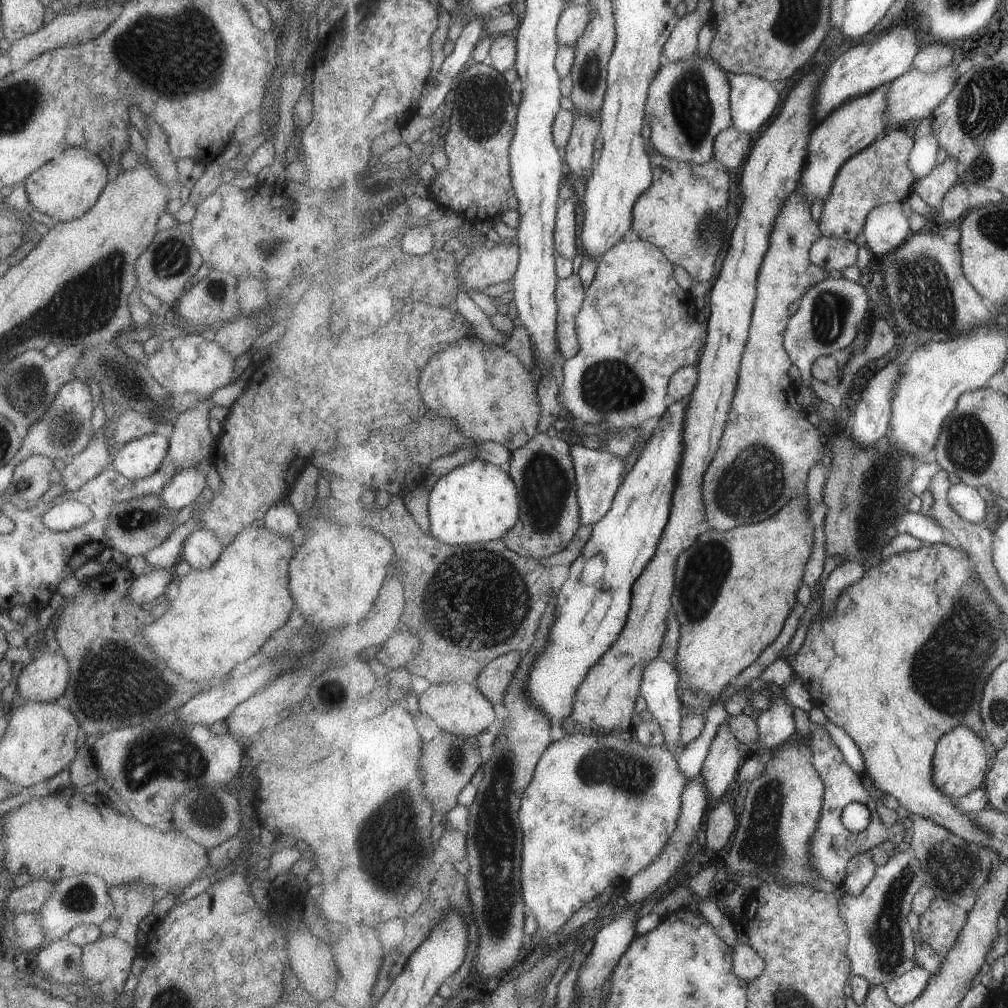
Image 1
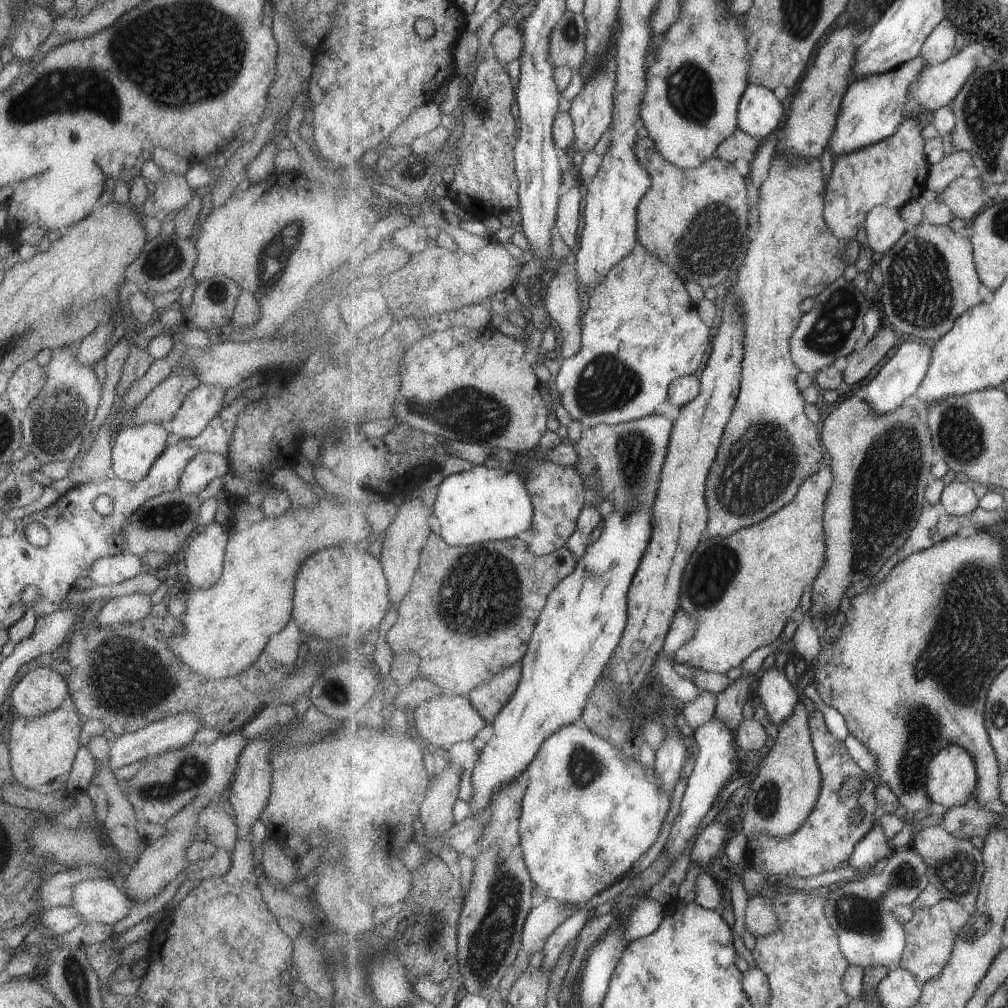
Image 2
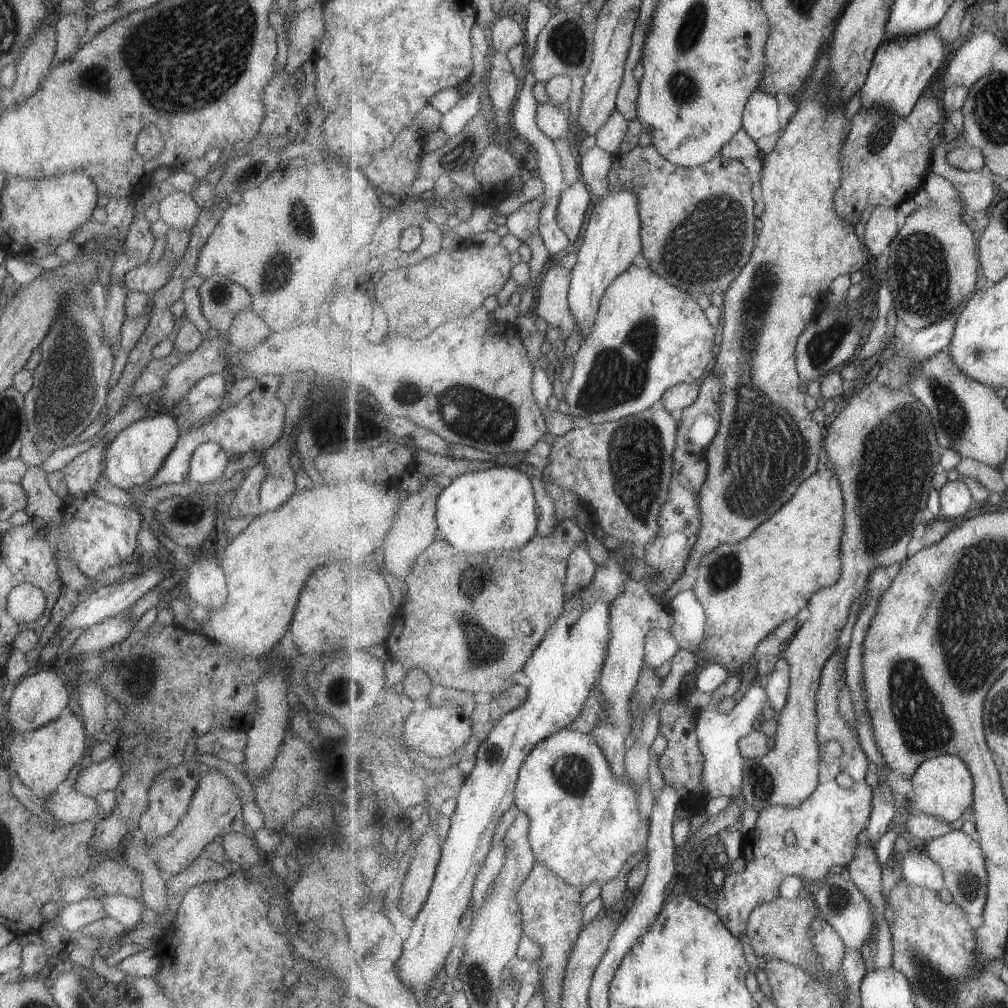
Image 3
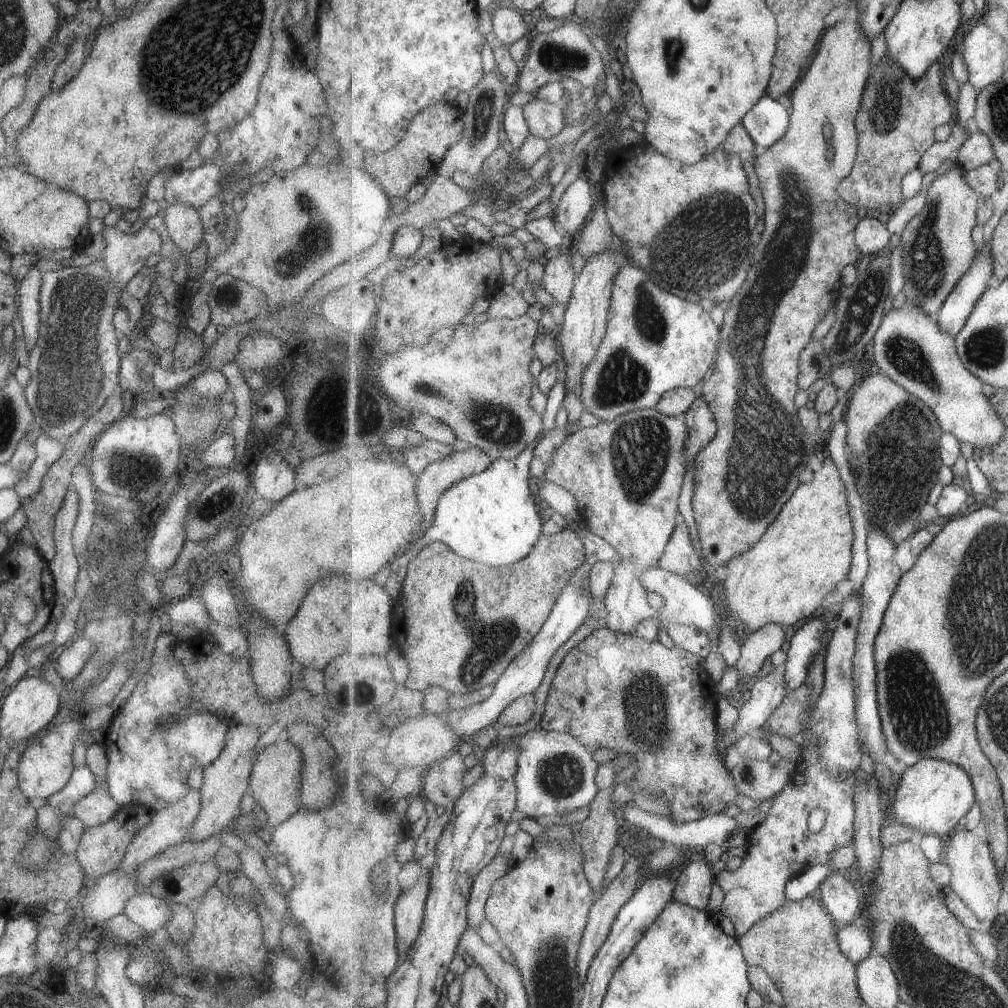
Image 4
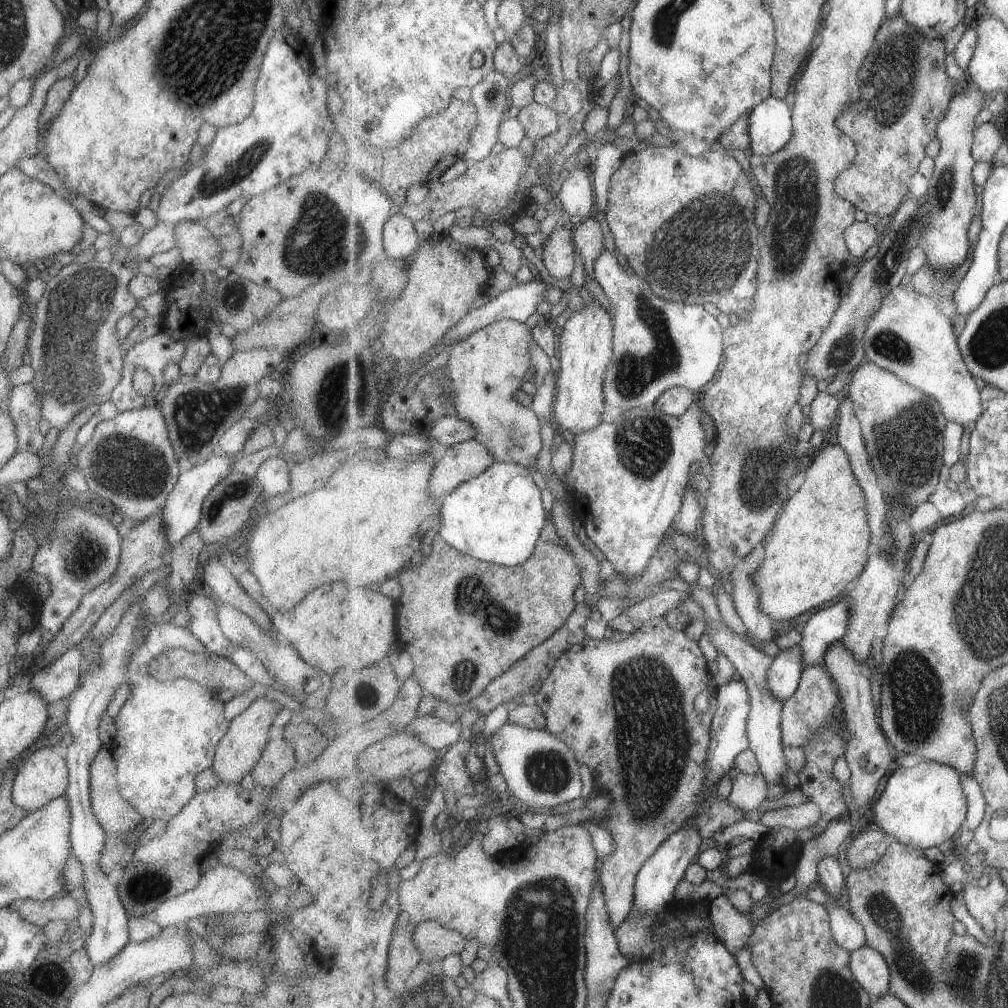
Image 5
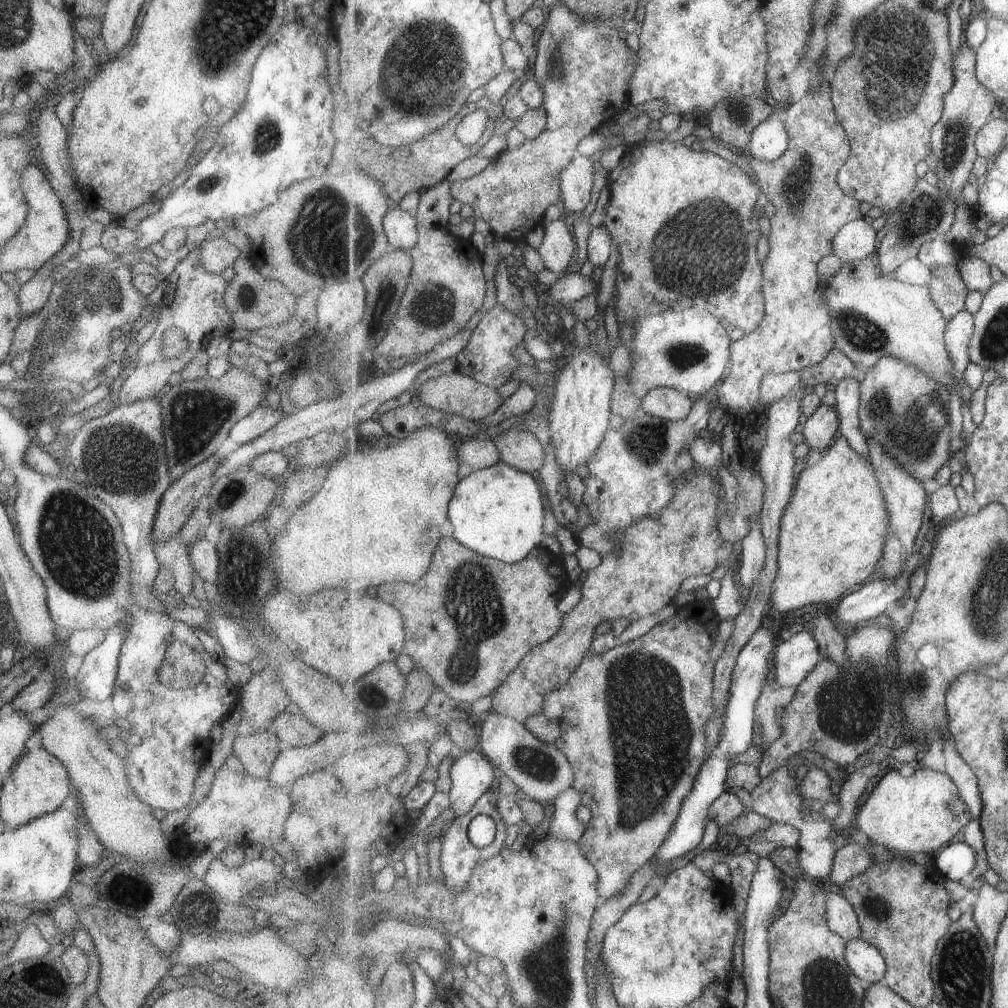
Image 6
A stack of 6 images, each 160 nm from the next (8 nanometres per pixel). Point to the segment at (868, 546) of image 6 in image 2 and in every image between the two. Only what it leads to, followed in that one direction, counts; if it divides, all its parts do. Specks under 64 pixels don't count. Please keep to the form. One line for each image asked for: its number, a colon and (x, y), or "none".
2: (742, 589)
3: (748, 589)
4: (806, 552)
5: (822, 541)

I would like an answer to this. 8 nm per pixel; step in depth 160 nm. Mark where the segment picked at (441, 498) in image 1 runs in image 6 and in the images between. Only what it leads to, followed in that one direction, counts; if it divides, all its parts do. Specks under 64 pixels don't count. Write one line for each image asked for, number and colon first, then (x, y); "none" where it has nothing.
2: (481, 505)
3: (491, 510)
4: (493, 517)
5: (498, 517)
6: (498, 511)

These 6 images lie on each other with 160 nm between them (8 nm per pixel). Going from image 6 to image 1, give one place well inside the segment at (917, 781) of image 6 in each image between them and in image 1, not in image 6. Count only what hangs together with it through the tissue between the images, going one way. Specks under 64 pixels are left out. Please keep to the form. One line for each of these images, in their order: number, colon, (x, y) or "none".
1: (961, 763)
2: (952, 777)
3: (942, 786)
4: (933, 795)
5: (926, 805)

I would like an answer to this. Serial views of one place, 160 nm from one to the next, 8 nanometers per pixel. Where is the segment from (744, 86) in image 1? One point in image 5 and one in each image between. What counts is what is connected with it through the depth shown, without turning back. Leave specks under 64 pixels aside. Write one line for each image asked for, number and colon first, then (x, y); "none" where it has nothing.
2: (761, 114)
3: (761, 115)
4: (768, 121)
5: (771, 126)

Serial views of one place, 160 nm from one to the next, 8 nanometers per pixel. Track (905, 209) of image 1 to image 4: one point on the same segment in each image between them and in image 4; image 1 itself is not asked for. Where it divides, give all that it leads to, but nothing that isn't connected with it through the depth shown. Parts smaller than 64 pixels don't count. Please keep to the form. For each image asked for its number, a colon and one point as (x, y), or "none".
2: (885, 226)
3: (883, 226)
4: (872, 236)

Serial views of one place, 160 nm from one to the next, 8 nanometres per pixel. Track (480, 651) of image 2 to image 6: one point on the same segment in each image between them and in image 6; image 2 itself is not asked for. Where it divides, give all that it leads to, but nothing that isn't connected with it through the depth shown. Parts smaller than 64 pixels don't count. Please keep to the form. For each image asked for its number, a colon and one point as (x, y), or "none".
3: (476, 619)
4: (473, 621)
5: (457, 654)
6: (514, 607)

